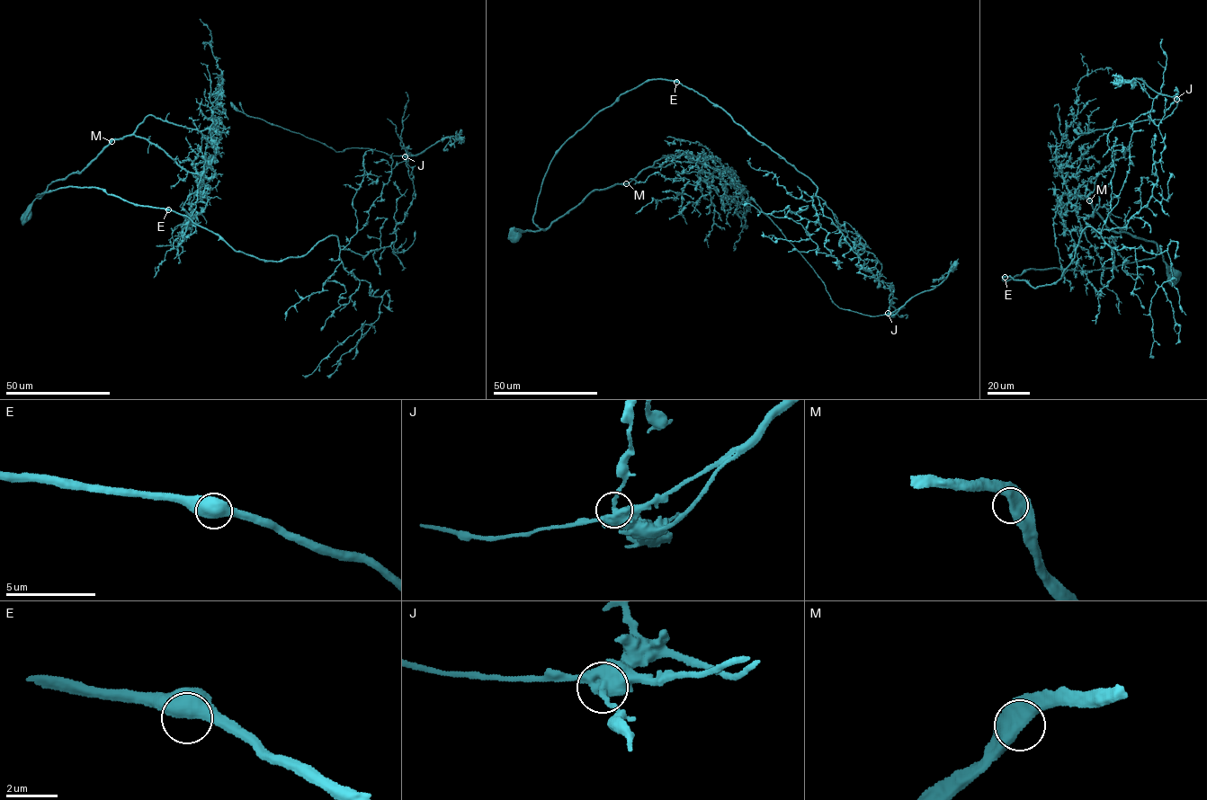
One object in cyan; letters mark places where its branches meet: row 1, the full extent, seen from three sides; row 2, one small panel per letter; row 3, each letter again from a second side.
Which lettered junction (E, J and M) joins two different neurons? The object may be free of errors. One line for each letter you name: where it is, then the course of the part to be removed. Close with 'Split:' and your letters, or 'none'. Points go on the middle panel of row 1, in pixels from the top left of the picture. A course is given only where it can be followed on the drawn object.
J: (888, 313) | (888, 313), (872, 316), (839, 308), (830, 298), (819, 277), (751, 197)
Split: J

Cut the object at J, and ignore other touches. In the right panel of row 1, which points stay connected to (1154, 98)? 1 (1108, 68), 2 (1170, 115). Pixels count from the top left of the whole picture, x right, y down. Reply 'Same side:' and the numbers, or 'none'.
Same side: 1

